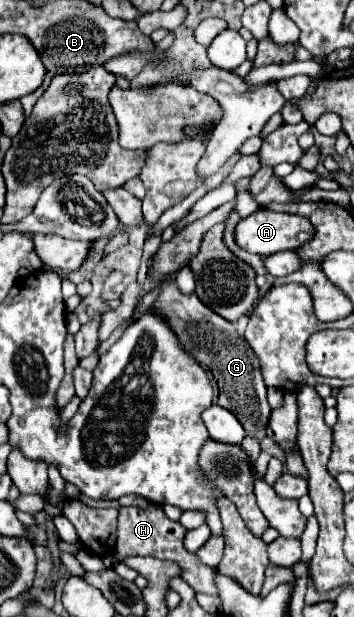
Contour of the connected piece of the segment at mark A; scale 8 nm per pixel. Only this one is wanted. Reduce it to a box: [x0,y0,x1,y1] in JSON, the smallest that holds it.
[236,209,314,255]

